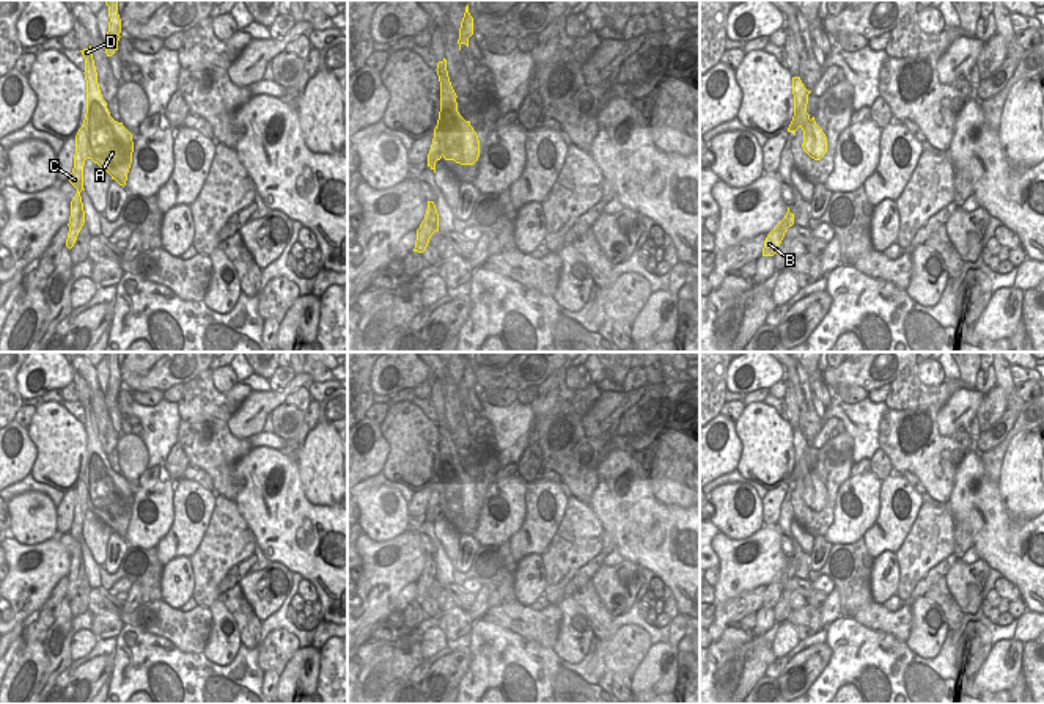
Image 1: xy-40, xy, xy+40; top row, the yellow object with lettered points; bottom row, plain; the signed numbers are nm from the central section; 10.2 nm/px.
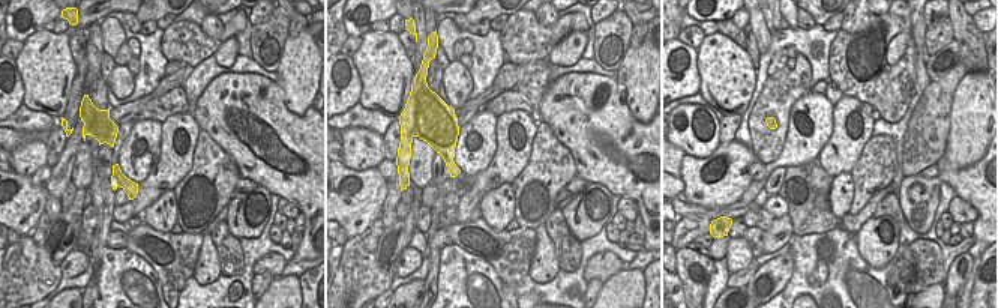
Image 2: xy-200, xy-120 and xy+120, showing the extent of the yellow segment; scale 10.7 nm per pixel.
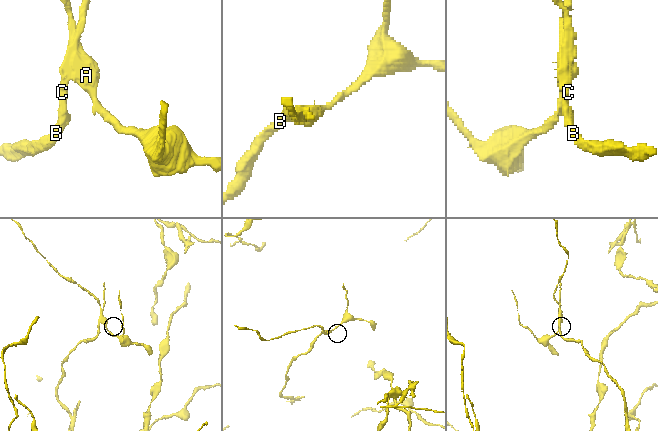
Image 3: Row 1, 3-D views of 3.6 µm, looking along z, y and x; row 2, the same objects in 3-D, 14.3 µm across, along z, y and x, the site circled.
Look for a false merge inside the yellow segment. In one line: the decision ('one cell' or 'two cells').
two cells

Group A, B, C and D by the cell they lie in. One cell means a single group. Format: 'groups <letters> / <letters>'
groups A D / B C

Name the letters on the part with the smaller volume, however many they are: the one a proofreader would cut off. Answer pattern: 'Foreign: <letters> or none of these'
Foreign: A, D

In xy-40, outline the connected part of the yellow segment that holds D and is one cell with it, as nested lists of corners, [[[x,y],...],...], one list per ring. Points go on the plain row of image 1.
[[[91,398],[88,401],[80,402],[85,410],[85,432],[86,432],[86,453],[97,459],[97,465],[107,467],[110,465],[107,460],[107,454],[102,451],[97,424],[91,405]]]

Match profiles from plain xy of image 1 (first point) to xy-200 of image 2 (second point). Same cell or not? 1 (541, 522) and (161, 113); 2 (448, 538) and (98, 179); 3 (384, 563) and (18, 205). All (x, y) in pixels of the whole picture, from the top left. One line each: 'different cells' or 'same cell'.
1: different cells
2: different cells
3: same cell

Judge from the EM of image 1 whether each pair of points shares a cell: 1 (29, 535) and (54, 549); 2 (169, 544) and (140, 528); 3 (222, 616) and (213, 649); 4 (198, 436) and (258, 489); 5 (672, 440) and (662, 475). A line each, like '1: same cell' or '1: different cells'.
1: different cells
2: different cells
3: same cell
4: different cells
5: same cell

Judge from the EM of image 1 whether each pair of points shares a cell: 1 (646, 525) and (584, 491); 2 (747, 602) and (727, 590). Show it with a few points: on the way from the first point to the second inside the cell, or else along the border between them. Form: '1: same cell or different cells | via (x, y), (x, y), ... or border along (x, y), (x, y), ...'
1: different cells | border along (602, 461), (598, 467), (598, 491), (590, 502)
2: different cells | border along (766, 585), (744, 590), (716, 607)

